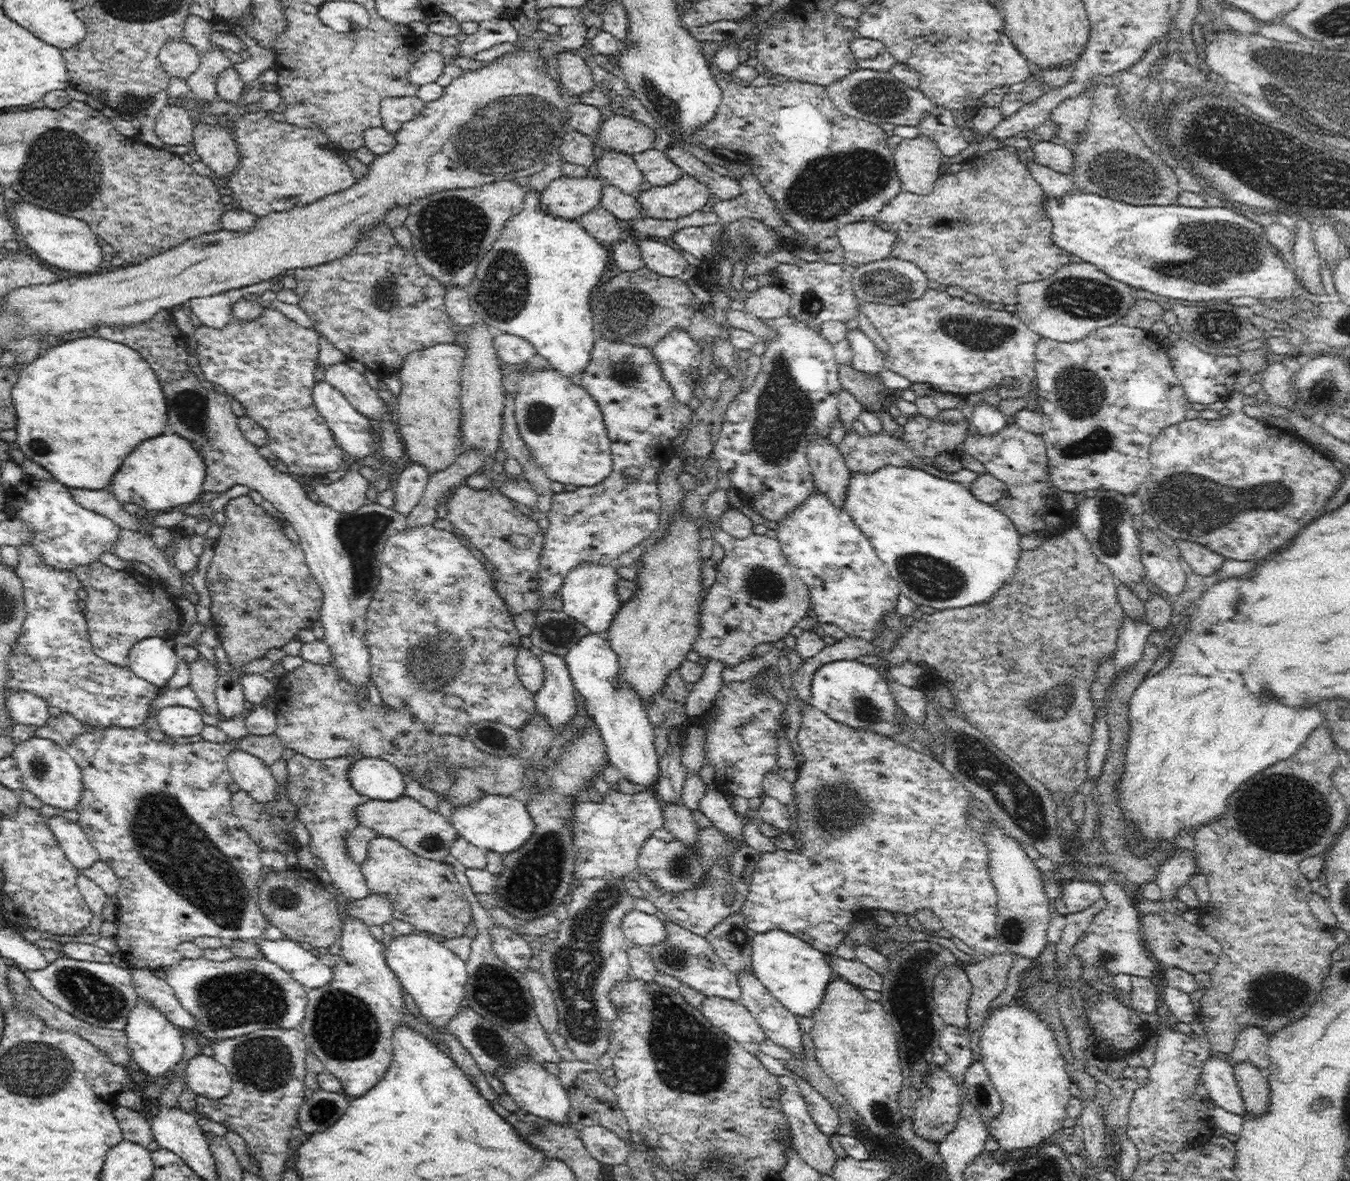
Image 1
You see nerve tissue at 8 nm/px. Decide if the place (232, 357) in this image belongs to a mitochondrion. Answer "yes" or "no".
no

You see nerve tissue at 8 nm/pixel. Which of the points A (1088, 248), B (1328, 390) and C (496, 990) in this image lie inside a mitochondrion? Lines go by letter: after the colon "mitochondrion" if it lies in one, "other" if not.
A: other
B: mitochondrion
C: mitochondrion

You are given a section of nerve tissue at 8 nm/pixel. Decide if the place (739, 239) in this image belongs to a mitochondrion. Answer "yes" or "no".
yes

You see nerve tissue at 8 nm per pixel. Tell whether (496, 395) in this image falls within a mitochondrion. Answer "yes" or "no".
no

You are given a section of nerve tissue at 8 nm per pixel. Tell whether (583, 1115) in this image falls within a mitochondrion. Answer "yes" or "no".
no

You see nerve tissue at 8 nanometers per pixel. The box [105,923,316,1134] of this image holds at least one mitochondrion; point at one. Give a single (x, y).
(246, 999)

